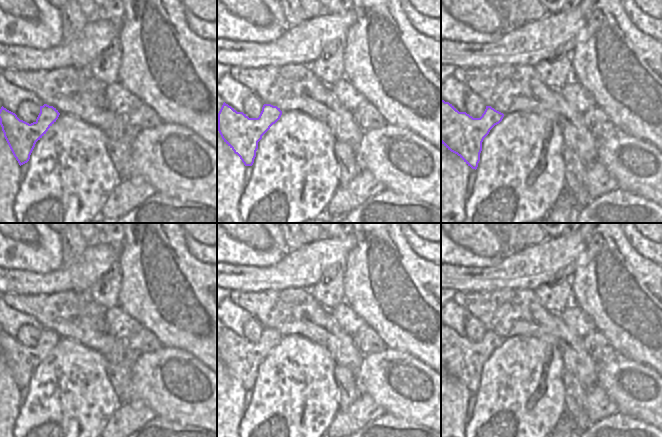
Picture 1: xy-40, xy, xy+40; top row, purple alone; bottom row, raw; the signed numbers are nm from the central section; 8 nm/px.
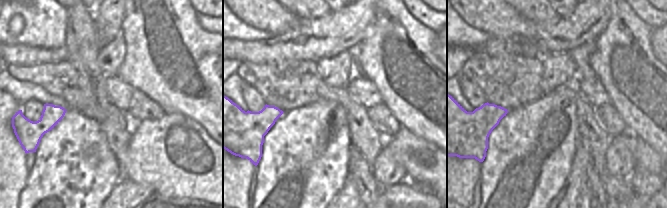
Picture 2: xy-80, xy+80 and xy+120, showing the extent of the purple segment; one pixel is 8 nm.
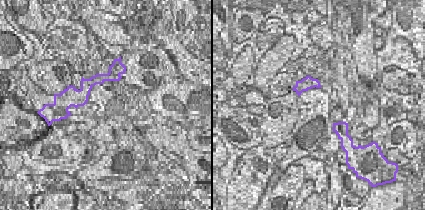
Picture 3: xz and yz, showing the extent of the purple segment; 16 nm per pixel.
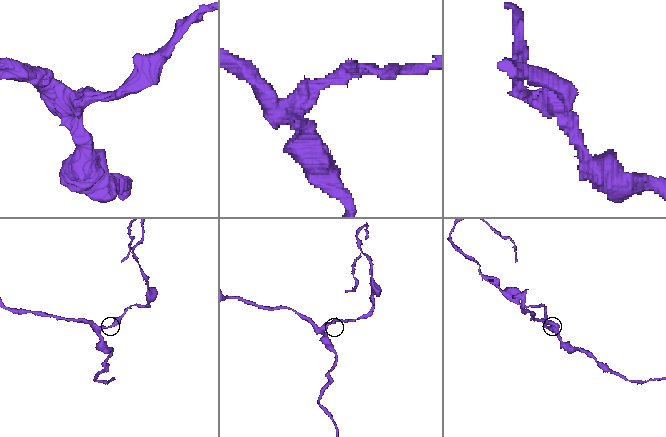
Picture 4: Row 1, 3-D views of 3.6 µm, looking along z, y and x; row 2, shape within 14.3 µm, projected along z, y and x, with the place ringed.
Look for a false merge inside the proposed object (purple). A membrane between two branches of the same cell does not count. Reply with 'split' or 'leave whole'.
split

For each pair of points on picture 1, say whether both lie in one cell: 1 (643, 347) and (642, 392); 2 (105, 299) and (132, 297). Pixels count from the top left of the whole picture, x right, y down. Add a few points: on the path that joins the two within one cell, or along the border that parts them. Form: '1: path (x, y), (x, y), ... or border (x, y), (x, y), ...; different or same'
1: border (621, 355), (648, 365), (651, 368); different
2: border (122, 274), (117, 303); different

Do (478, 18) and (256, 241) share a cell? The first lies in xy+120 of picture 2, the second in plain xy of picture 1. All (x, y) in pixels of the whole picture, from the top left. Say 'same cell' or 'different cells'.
same cell

